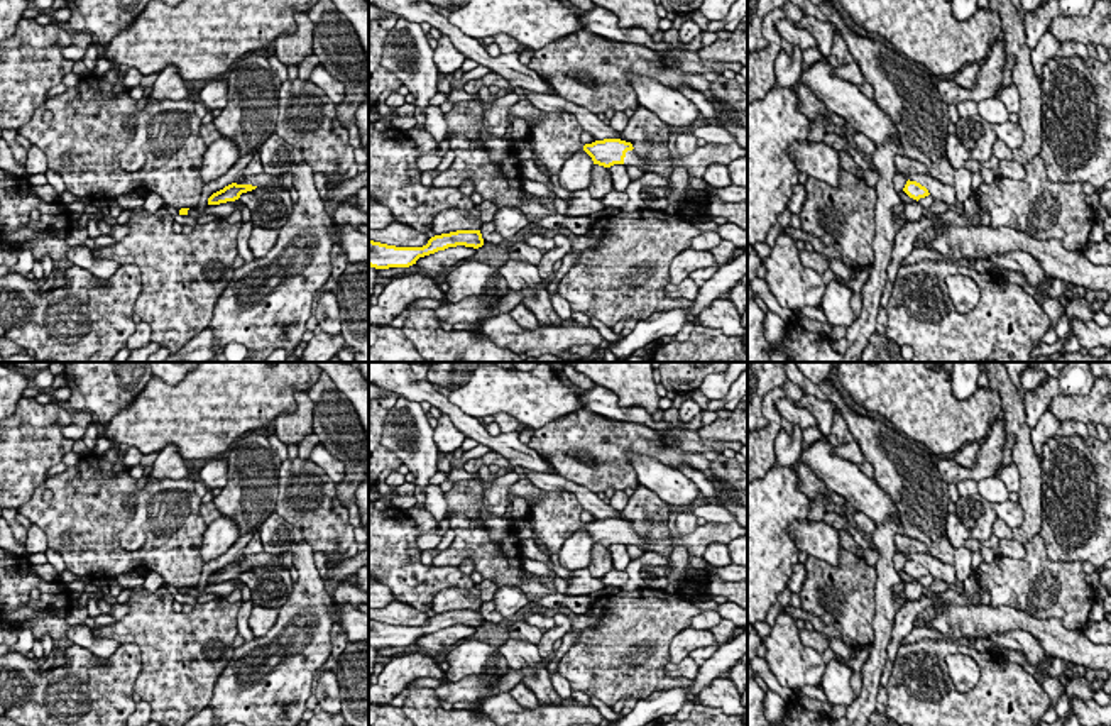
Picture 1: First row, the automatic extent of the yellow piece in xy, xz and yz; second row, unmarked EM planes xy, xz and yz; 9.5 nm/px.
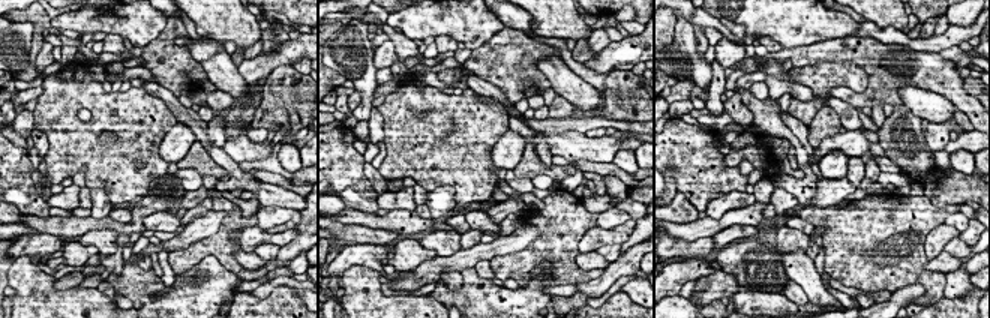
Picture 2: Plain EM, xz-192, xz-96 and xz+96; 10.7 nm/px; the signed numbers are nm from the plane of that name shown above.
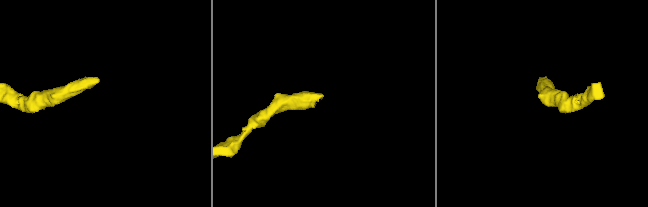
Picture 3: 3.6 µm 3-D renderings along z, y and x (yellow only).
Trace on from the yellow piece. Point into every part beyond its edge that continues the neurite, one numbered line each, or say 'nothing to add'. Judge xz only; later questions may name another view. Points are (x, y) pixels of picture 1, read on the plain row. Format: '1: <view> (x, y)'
1: xz (631, 537)

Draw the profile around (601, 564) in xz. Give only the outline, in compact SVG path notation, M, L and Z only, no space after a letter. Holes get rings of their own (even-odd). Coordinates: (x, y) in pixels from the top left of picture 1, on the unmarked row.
M595 543L592 547L592 560L588 564L590 575L602 579L607 572L614 570L609 547Z

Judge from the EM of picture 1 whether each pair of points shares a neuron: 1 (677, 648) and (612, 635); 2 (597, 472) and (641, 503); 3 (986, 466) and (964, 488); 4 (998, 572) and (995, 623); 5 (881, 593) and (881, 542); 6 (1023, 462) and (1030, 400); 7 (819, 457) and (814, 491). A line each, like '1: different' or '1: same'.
1: different
2: different
3: different
4: different
5: same
6: different
7: different

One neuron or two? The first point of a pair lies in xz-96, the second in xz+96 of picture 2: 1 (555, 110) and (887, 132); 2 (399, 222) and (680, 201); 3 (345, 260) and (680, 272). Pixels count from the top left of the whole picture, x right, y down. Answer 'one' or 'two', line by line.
1: one
2: one
3: one

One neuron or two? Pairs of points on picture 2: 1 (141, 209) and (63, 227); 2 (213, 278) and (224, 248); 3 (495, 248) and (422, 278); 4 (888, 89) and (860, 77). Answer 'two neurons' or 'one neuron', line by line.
1: one neuron
2: two neurons
3: one neuron
4: two neurons

